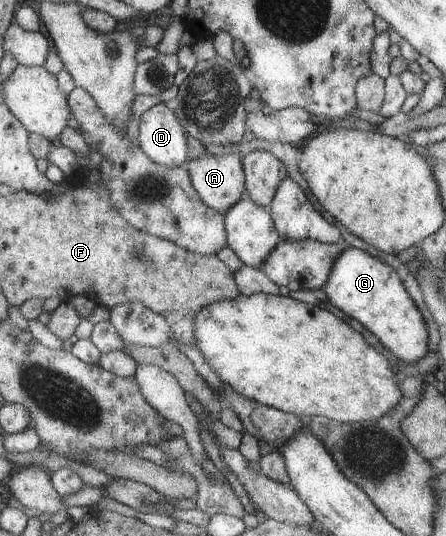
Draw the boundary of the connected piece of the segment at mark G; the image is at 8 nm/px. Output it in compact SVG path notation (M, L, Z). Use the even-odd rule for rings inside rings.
M346 245L333 261L322 291L331 305L361 323L399 362L413 365L428 351L427 331L419 309L401 282L391 266Z

